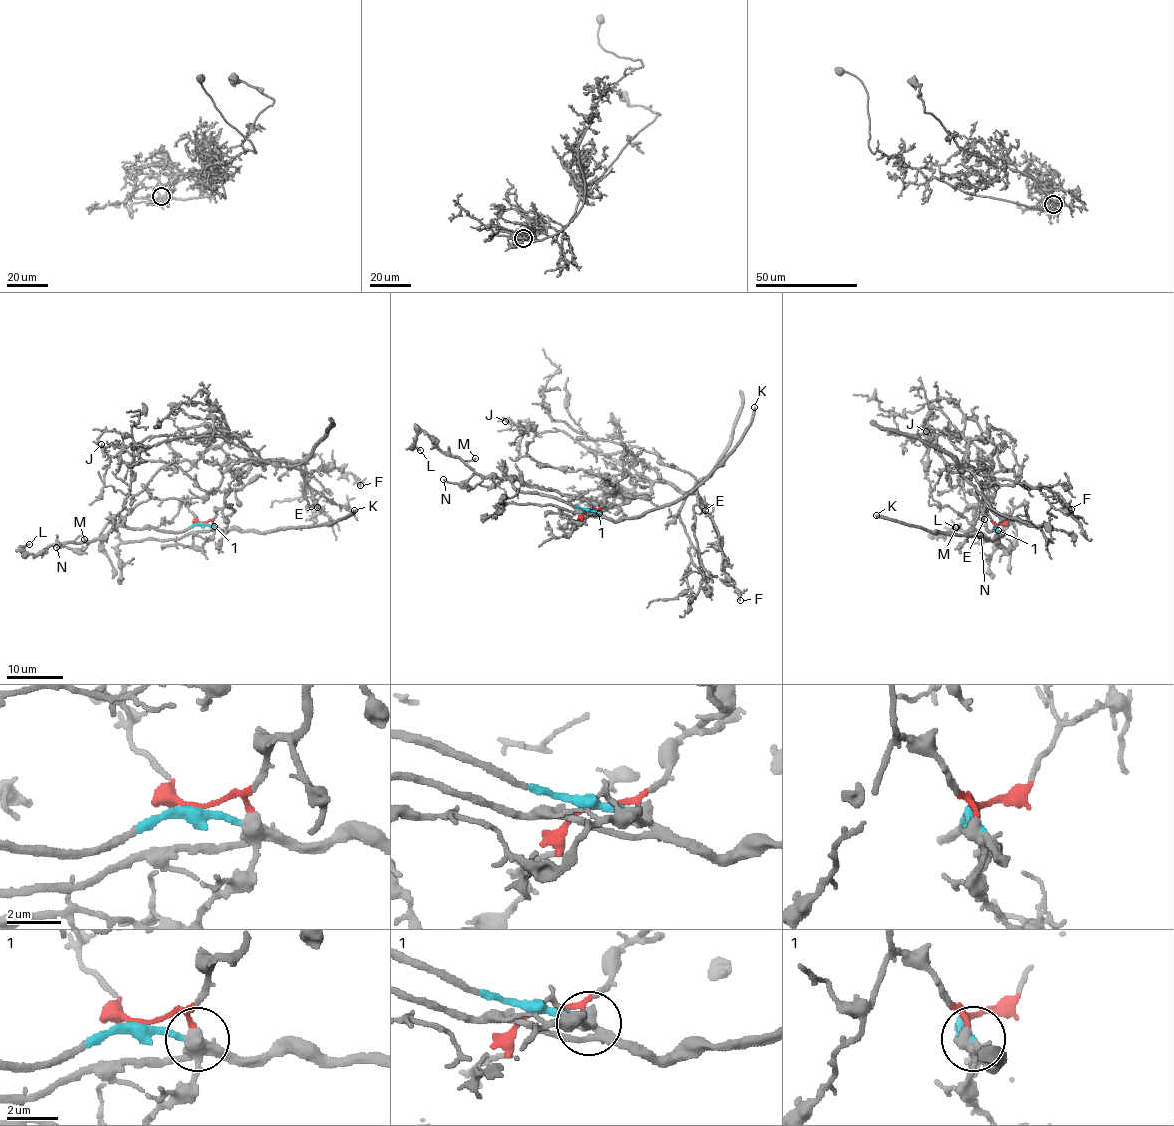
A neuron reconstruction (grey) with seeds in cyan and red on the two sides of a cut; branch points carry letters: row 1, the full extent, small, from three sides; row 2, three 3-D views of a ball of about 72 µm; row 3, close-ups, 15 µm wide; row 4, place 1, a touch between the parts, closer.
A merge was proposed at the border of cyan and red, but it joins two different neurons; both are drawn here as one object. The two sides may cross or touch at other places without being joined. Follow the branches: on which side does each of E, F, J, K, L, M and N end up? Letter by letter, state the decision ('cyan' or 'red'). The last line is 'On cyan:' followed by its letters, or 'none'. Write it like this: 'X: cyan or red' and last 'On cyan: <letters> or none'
E: red
F: red
J: red
K: cyan
L: cyan
M: cyan
N: cyan
On cyan: K, L, M, N

